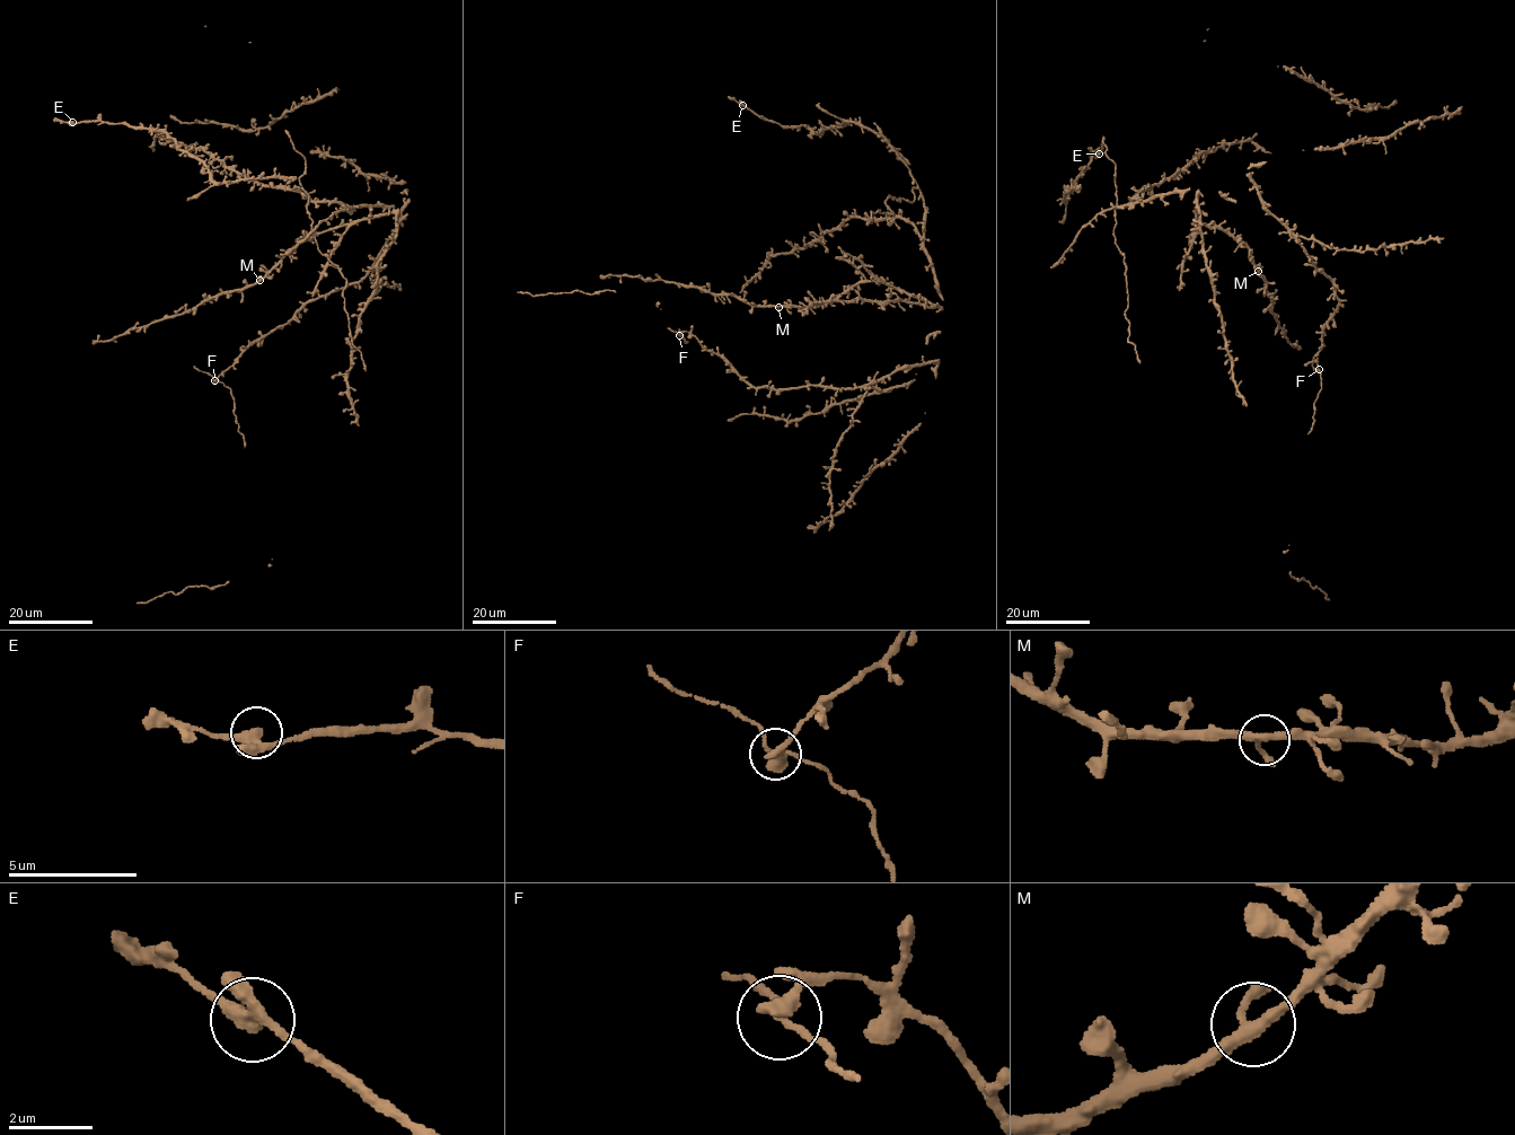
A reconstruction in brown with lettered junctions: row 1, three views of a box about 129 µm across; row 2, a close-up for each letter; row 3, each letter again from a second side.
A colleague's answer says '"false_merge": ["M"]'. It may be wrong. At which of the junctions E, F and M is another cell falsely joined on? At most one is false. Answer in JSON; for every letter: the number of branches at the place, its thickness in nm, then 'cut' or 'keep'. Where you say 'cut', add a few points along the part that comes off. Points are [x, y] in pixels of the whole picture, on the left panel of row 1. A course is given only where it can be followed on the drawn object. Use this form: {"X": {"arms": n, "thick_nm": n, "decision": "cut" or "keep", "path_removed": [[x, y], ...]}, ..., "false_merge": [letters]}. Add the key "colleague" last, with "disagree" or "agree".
{"E": {"arms": 3, "thick_nm": 280, "decision": "keep"}, "F": {"arms": 3, "thick_nm": 280, "decision": "keep"}, "M": {"arms": 3, "thick_nm": 260, "decision": "keep"}, "false_merge": [], "colleague": "disagree"}

